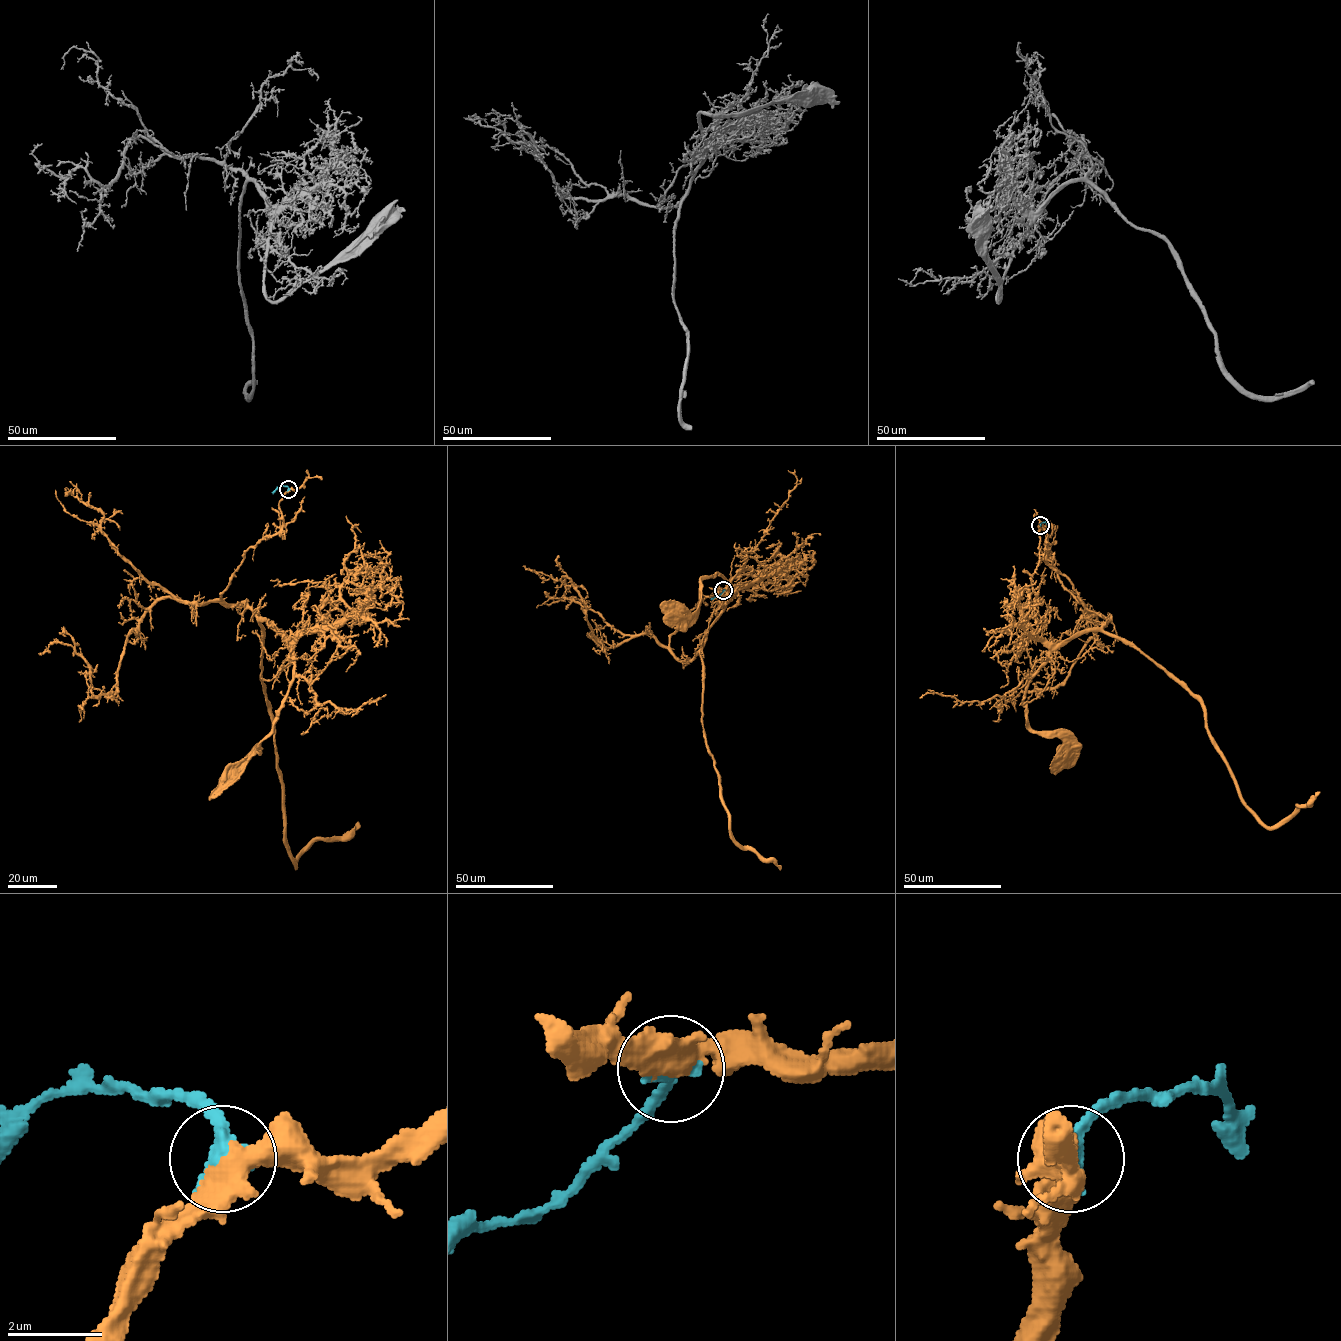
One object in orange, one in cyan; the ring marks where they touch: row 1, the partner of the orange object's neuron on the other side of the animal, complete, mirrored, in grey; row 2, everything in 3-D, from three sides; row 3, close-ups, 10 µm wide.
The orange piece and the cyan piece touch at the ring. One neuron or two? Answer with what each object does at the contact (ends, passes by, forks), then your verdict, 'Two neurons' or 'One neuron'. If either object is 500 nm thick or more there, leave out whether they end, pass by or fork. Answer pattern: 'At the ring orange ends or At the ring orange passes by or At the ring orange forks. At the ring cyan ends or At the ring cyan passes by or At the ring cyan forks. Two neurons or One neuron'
At the ring orange passes by. At the ring cyan ends. One neuron

